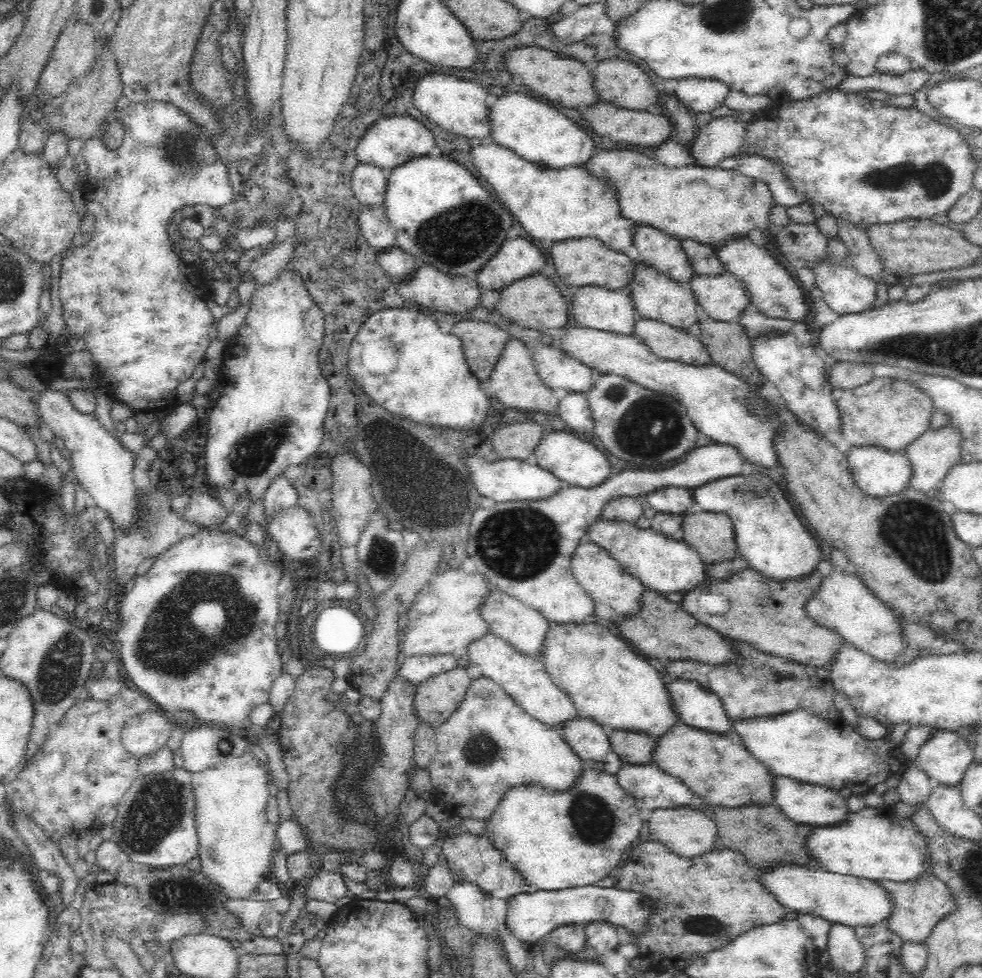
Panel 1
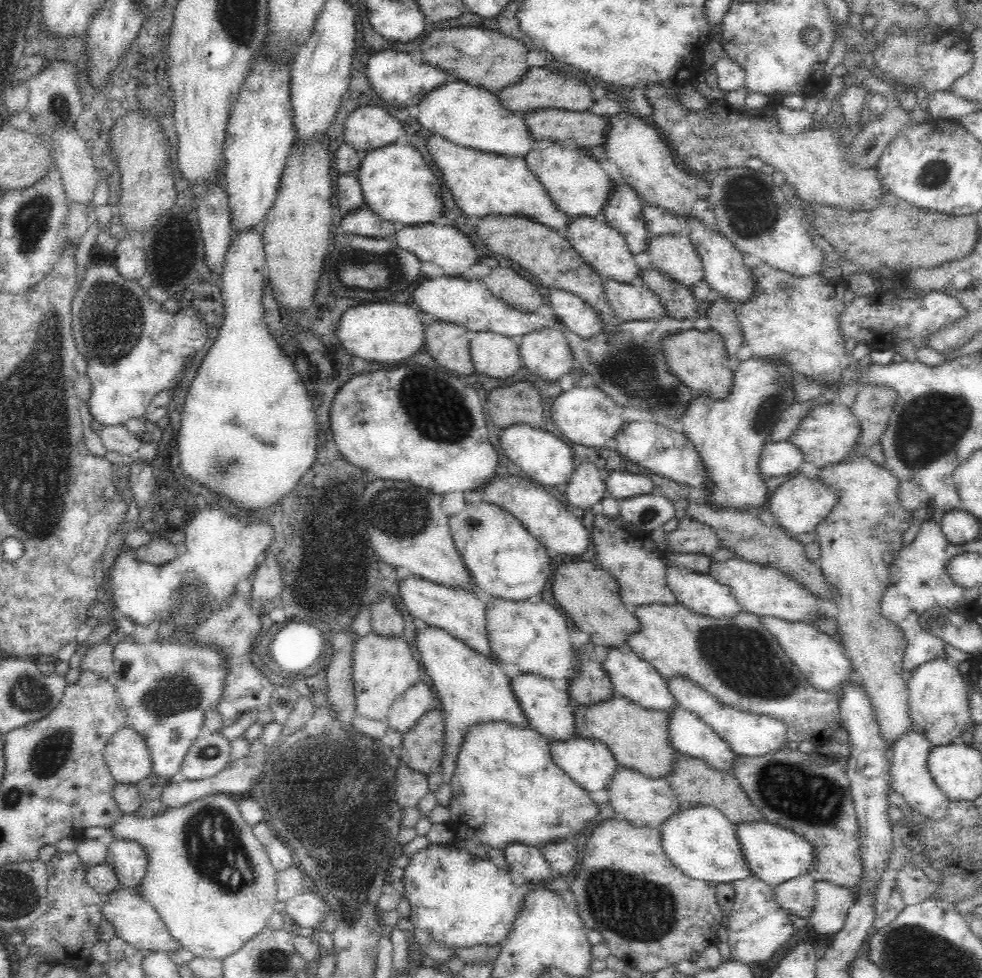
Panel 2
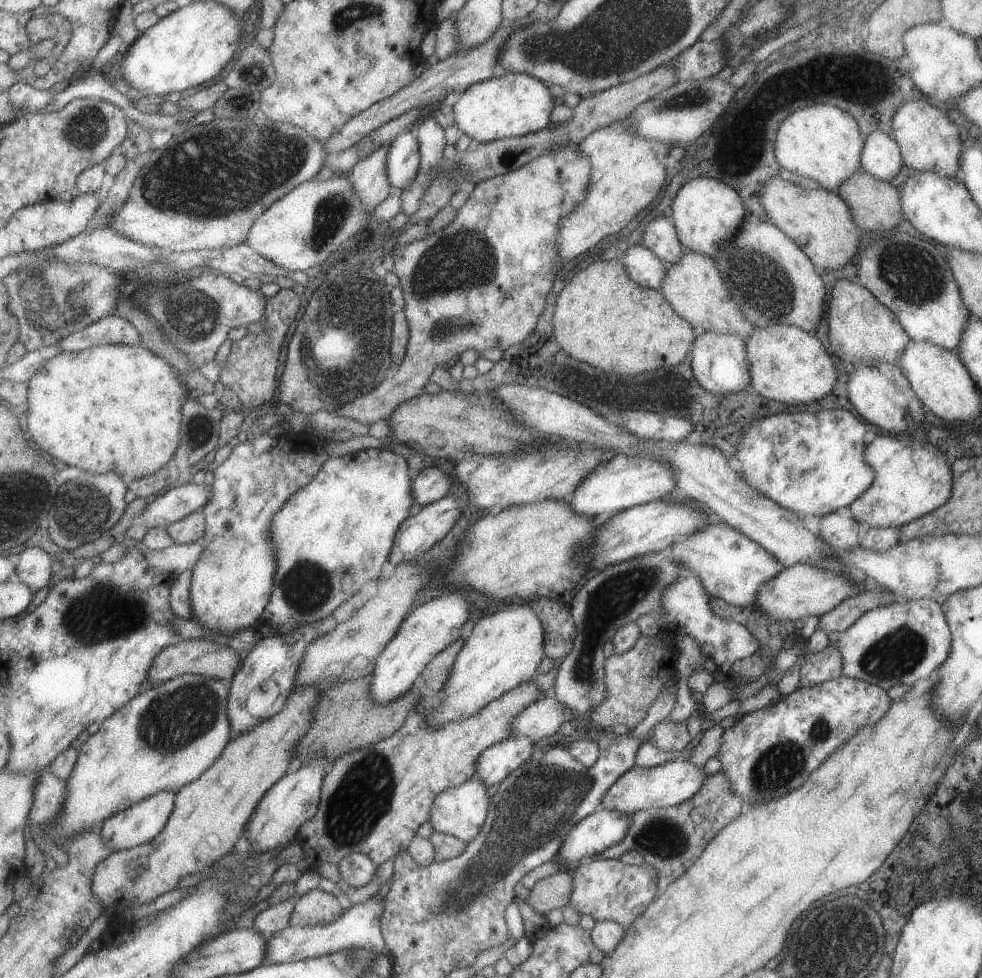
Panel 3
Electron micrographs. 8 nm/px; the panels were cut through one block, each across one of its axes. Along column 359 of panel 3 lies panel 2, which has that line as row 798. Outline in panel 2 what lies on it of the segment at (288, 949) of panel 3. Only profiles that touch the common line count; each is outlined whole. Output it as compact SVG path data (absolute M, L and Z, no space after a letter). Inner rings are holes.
M914 730L898 739L896 747L888 749L892 761L890 788L901 794L906 804L920 815L934 820L944 816L951 800L938 788L930 774L928 765L931 751L930 741Z

